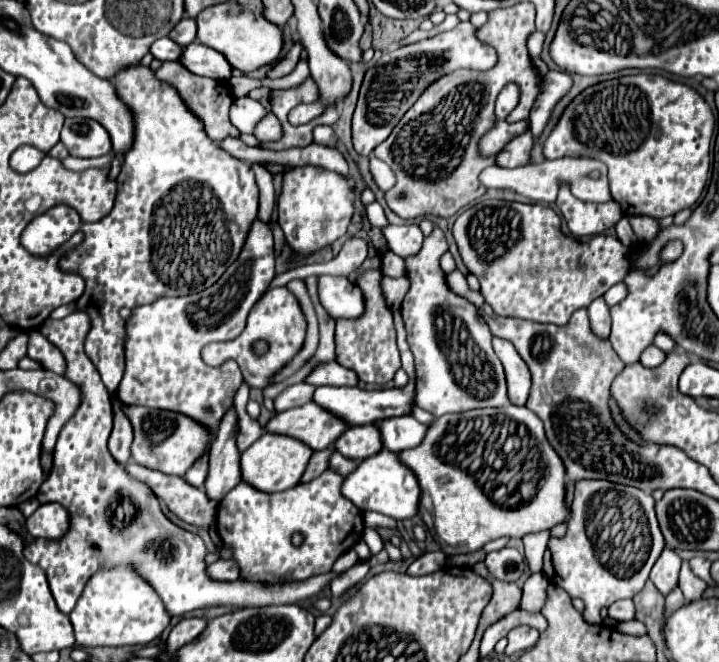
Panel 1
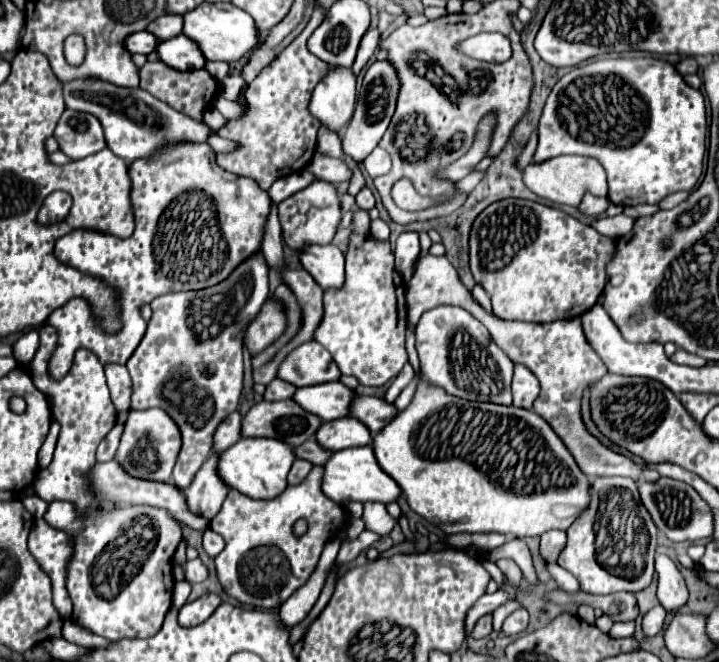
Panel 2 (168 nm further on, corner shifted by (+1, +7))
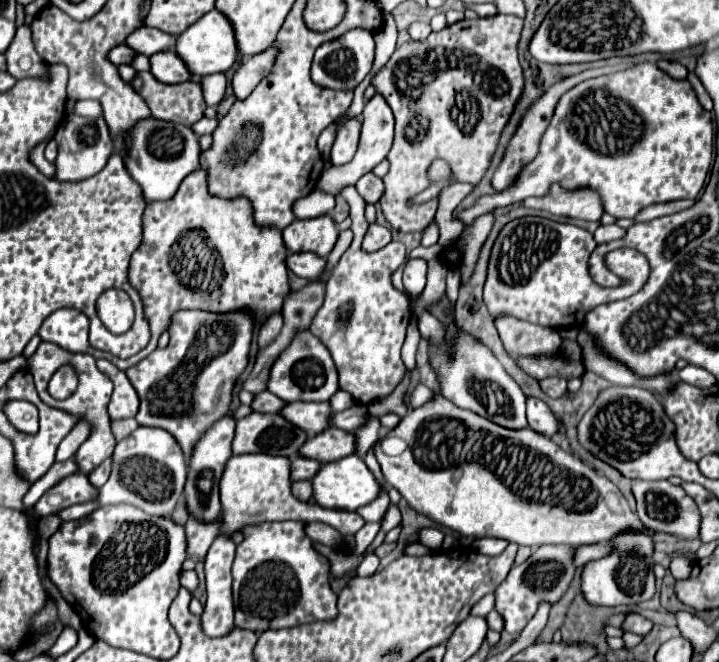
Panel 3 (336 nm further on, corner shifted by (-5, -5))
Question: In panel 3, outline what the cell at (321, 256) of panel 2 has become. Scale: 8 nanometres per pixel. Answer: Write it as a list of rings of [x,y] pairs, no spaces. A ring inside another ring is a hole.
[[[297,252],[297,254],[289,254],[285,258],[285,264],[297,276],[303,276],[307,280],[319,280],[325,268],[325,258],[319,258],[313,252]]]

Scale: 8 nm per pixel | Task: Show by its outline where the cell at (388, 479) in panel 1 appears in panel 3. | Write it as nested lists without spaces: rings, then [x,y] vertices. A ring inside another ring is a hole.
[[[355,454],[345,456],[341,460],[335,460],[331,464],[321,464],[317,474],[311,478],[311,484],[313,484],[315,502],[319,506],[323,506],[323,508],[335,508],[335,510],[353,512],[353,510],[369,504],[371,500],[375,500],[377,494],[379,494],[377,480],[369,472],[365,462],[359,456],[355,456]]]

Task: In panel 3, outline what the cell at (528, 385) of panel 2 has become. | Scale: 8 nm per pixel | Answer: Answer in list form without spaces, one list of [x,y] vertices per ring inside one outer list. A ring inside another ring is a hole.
[[[527,398],[527,420],[529,420],[529,428],[543,436],[553,438],[559,432],[557,418],[549,410],[549,406],[537,398]]]

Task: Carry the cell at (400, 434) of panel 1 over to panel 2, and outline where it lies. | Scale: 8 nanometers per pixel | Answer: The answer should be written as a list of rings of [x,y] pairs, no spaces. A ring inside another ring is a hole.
[[[357,396],[357,404],[353,404],[351,412],[351,416],[361,420],[371,430],[371,434],[381,432],[397,414],[399,410],[393,404],[375,396]]]

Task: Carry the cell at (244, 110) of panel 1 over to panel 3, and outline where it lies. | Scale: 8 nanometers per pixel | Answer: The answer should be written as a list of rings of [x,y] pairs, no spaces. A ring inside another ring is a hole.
[[[217,72],[217,74],[209,74],[201,78],[201,88],[203,88],[203,98],[207,102],[207,106],[217,106],[223,100],[225,94],[225,74]]]

